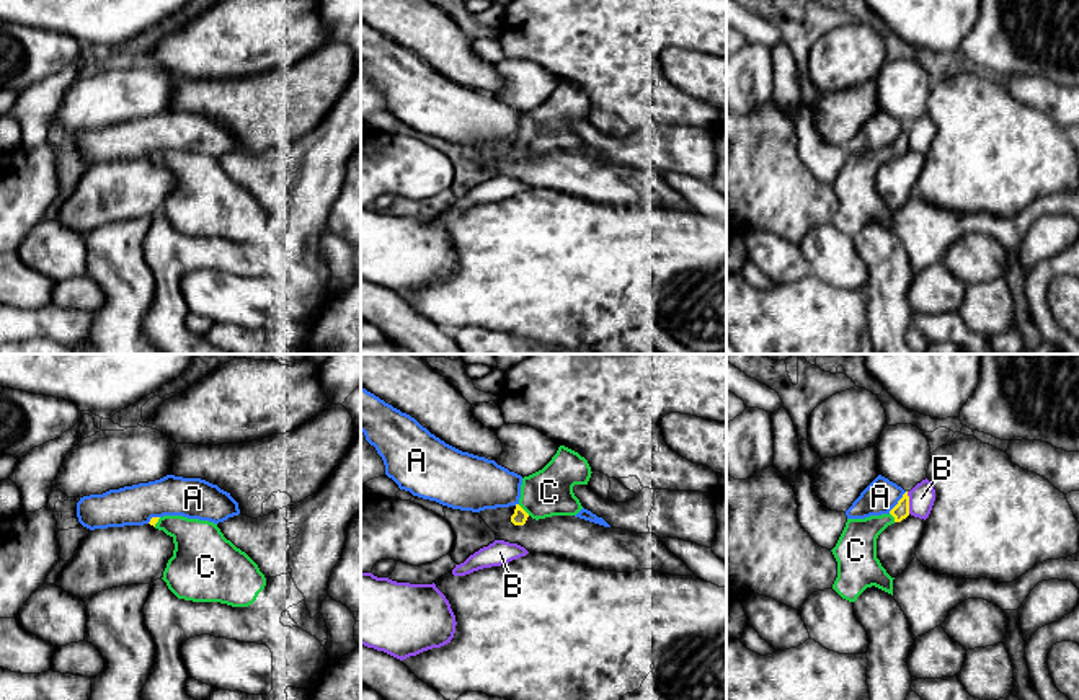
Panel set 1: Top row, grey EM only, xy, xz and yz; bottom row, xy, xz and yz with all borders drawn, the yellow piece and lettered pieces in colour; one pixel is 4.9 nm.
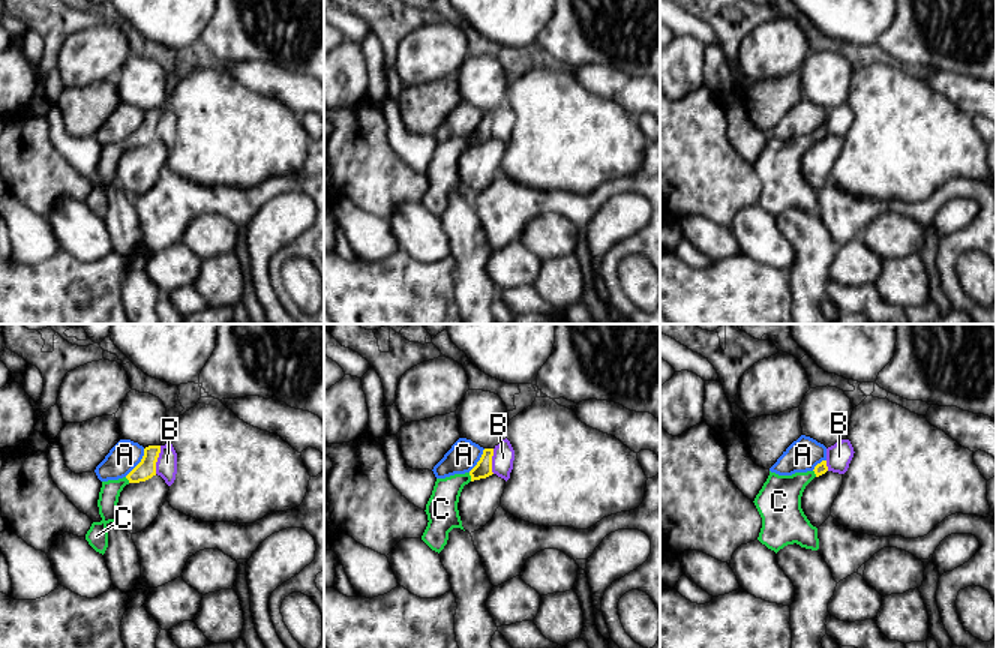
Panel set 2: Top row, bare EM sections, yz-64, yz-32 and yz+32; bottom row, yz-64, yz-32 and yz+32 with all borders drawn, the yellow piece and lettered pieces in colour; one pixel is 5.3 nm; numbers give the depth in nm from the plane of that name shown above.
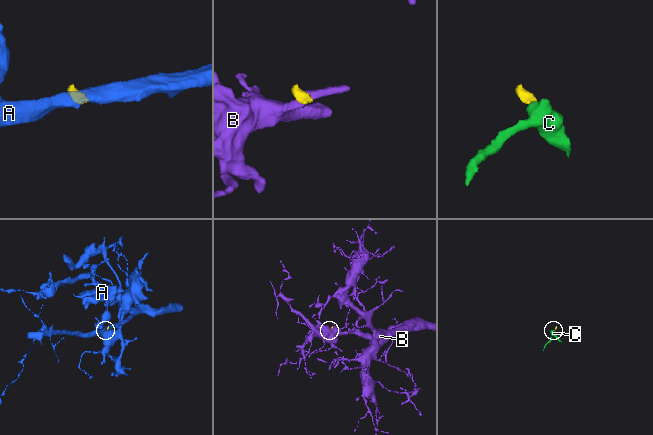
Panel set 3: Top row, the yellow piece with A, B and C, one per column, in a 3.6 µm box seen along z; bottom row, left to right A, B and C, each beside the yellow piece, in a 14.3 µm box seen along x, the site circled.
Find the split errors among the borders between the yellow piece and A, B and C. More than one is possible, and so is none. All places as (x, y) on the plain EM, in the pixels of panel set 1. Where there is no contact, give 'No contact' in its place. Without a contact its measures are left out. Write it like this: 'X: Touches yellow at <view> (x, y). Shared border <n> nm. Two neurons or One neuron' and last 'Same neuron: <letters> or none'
A: Touches yellow at yz (898, 137). Shared border 140 nm. Two neurons
B: Touches yellow at yz (908, 137). Shared border 110 nm. Two neurons
C: Touches yellow at xz (523, 144). Shared border 80 nm. One neuron
Same neuron: C

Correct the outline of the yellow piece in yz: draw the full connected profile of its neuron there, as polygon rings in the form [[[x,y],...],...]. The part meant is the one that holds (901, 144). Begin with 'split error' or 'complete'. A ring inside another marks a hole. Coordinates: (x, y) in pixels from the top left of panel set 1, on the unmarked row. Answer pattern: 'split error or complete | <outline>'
split error | [[[908,126],[898,139],[881,150],[847,153],[846,162],[831,184],[837,196],[833,224],[846,235],[855,237],[867,222],[878,222],[893,230],[893,214],[877,193],[877,173],[891,158],[909,150]]]

